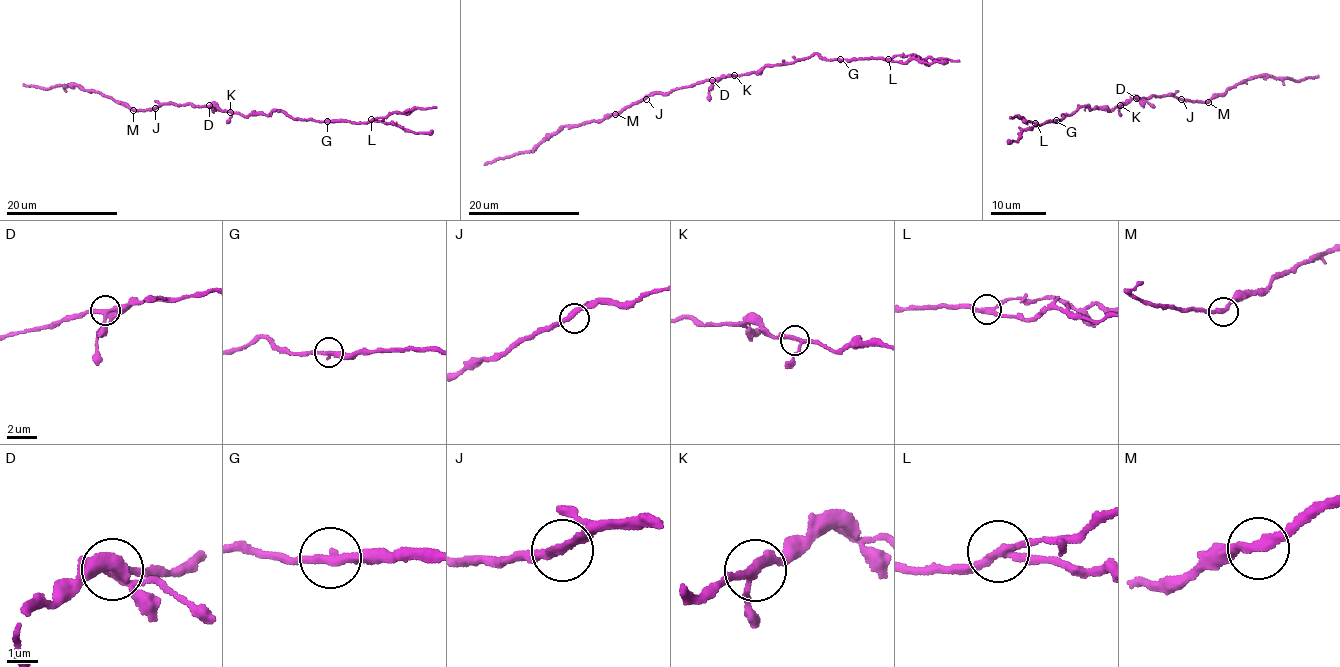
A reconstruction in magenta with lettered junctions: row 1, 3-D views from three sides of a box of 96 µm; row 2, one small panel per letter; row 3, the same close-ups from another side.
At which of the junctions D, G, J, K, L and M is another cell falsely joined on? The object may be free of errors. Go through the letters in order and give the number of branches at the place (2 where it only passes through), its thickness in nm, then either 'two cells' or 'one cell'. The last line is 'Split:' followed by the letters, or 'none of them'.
D: 4 | 360 nm | one cell
G: 2 | 280 nm | one cell
J: 2 | 280 nm | one cell
K: 3 | 240 nm | one cell
L: 3 | 240 nm | two cells
M: 2 | 280 nm | one cell
Split: L

